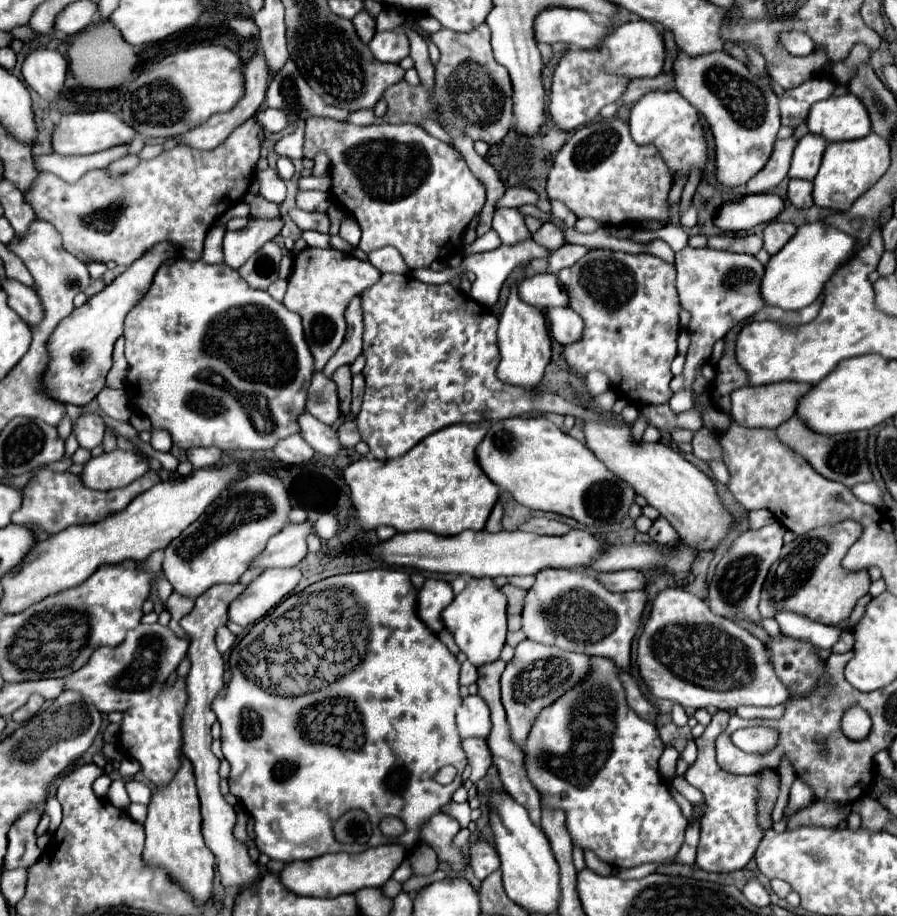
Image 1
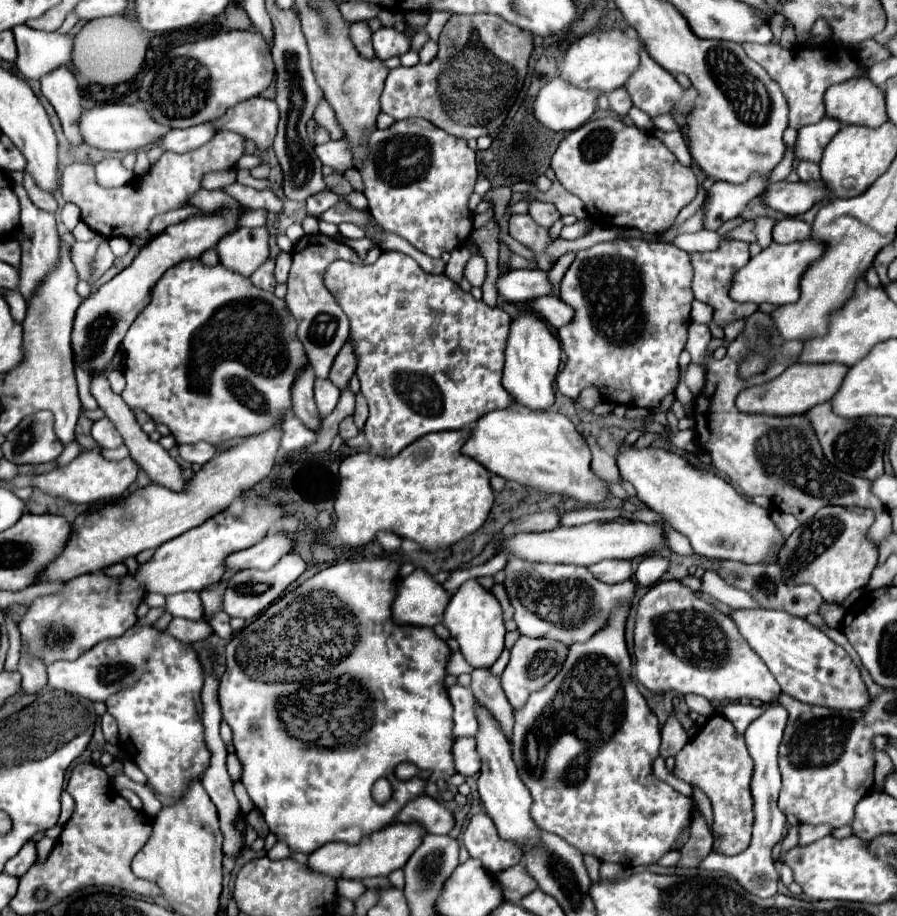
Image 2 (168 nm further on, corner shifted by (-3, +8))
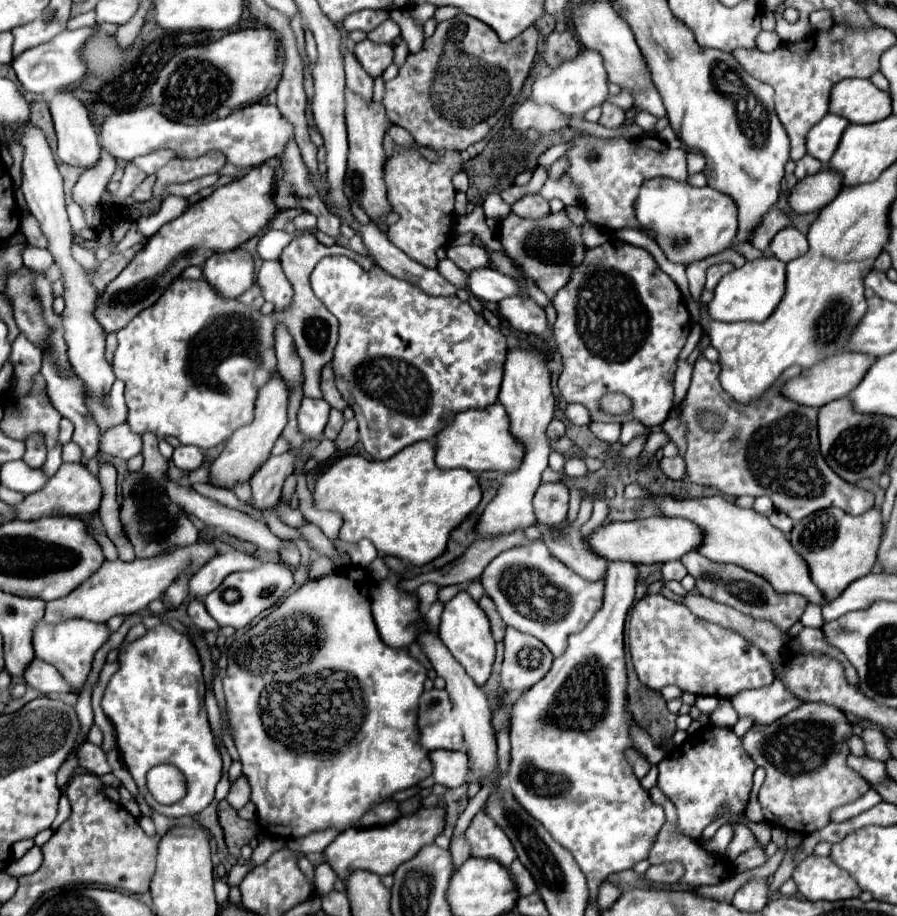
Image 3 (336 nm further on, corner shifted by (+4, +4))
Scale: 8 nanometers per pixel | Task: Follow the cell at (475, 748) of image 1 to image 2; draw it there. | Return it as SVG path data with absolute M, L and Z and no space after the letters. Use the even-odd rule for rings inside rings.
M456 738L452 752L454 752L454 764L458 774L474 776L480 770L482 760L478 756L474 738Z

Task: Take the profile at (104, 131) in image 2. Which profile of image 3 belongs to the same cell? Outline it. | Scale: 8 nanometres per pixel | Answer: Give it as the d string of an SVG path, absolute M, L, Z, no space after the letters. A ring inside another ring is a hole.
M251 104L231 112L227 118L211 120L207 124L179 124L163 116L157 108L136 108L123 114L109 116L101 126L101 146L111 152L115 158L131 162L137 156L155 152L155 150L173 150L177 158L199 158L211 150L225 154L227 162L239 168L259 166L261 162L275 158L283 152L285 144L293 138L293 124L287 122L277 106L271 104Z

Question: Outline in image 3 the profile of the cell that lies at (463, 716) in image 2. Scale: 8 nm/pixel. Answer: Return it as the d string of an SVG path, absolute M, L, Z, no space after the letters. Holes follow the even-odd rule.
M425 690L419 698L417 712L419 726L419 744L427 752L445 748L445 750L461 750L463 748L463 732L455 724L451 714L451 702L445 690Z

